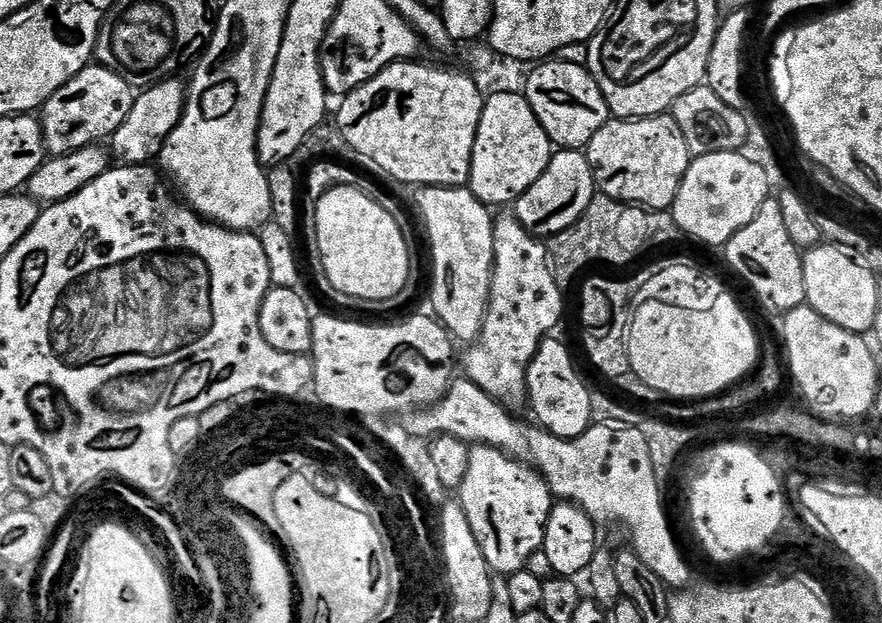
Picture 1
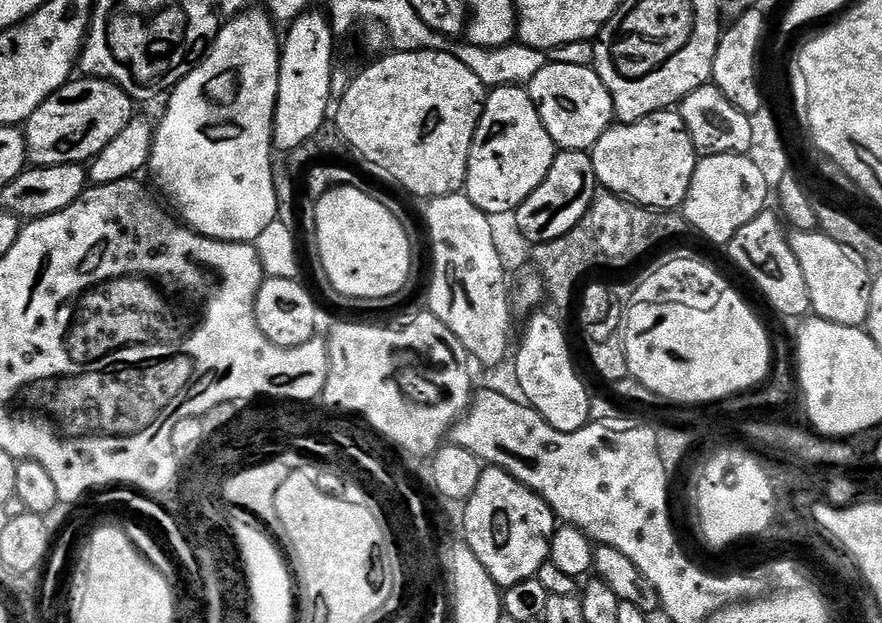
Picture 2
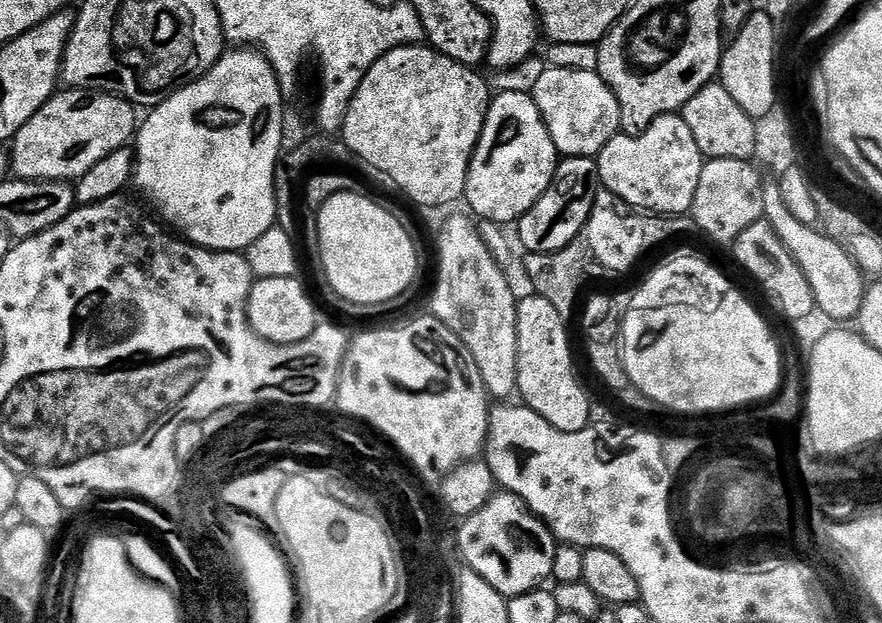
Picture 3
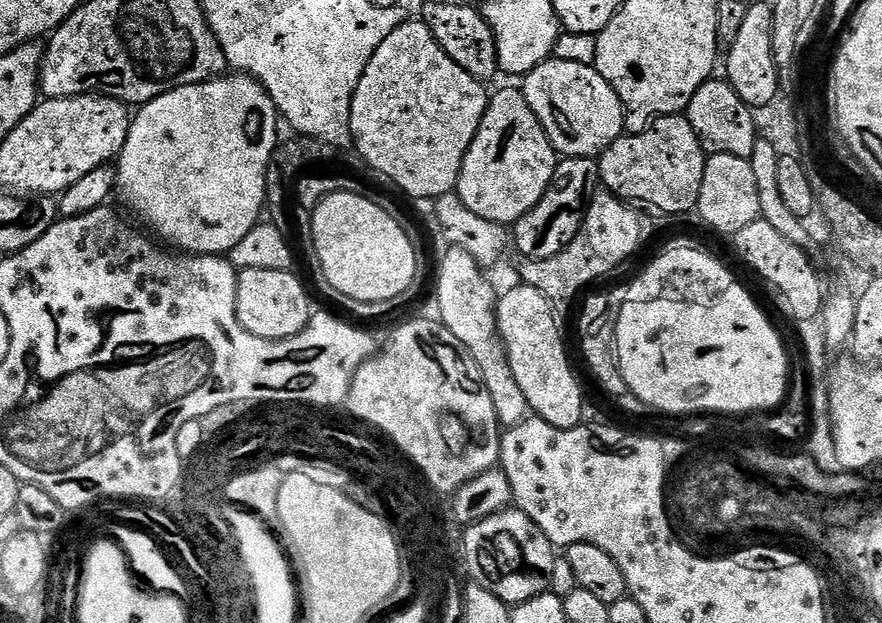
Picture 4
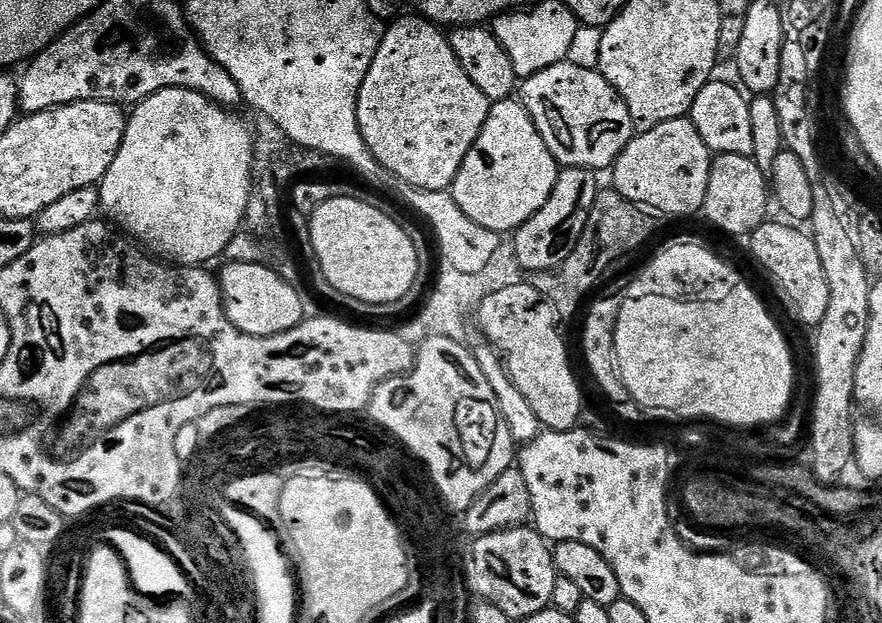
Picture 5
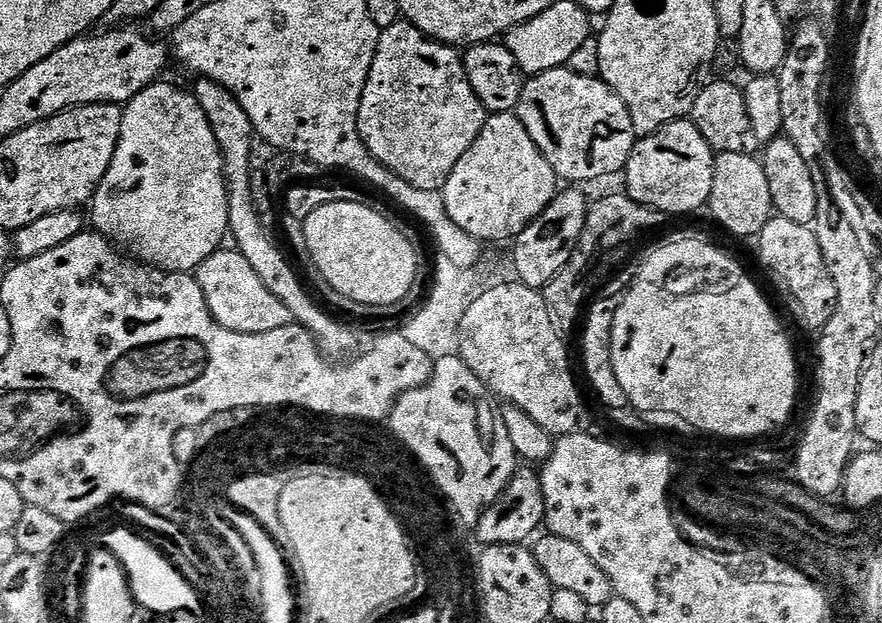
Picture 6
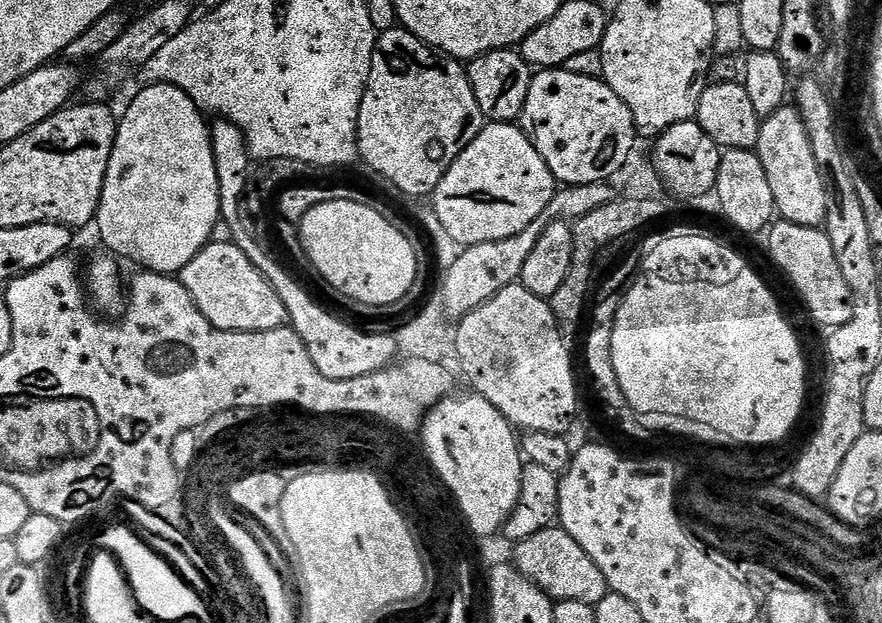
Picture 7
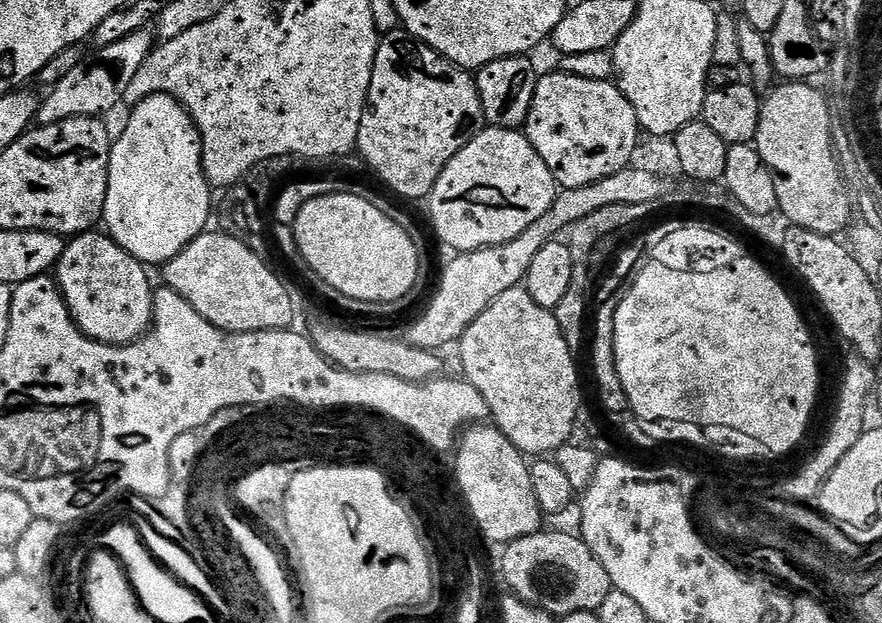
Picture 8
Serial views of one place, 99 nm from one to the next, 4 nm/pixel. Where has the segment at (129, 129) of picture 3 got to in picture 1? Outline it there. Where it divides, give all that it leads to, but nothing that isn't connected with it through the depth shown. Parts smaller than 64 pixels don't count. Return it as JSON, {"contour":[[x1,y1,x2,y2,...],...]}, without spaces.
{"contour":[[99,66,82,69,43,106,45,149,52,156,65,156,74,150,107,141,118,130,118,126,126,122,126,114,130,114,130,106,134,106,136,98,137,93,131,83,114,70]]}

